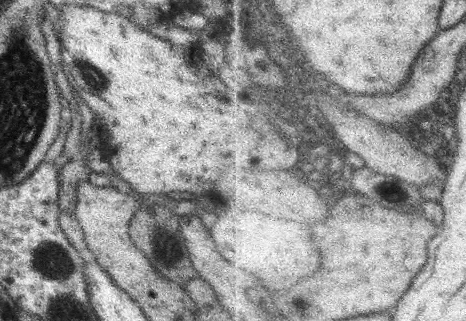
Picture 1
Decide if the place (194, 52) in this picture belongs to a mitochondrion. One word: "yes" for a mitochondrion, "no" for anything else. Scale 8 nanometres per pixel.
no

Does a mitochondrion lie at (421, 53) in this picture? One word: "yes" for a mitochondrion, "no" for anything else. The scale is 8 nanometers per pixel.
no

